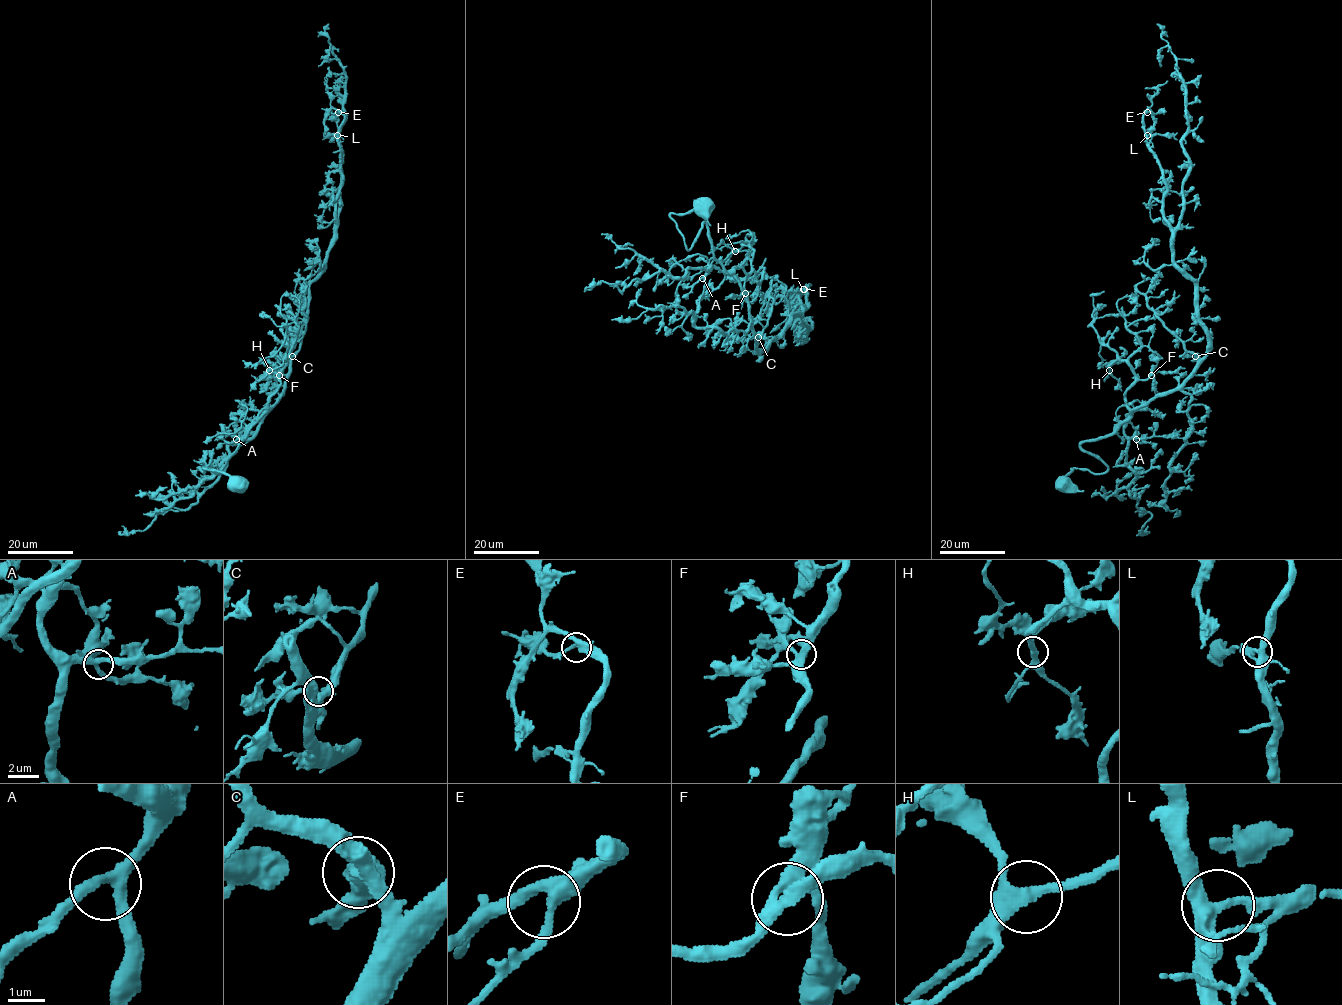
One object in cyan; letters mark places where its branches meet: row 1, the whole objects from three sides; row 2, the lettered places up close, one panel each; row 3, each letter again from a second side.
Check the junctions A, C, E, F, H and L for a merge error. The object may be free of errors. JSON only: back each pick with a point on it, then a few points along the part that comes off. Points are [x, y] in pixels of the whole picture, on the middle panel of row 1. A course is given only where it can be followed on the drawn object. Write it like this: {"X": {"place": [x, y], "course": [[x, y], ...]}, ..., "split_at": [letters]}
{"split_at": []}

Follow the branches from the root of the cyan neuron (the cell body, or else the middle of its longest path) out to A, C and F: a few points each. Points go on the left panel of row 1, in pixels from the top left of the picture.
A: (239, 483), (240, 479), (204, 468), (218, 473), (257, 419), (236, 439)
C: (239, 483), (240, 479), (204, 468), (218, 473), (247, 431), (282, 395), (292, 356)
F: (239, 483), (240, 479), (204, 468), (215, 473), (222, 469), (265, 410), (268, 399), (280, 385), (279, 375)

